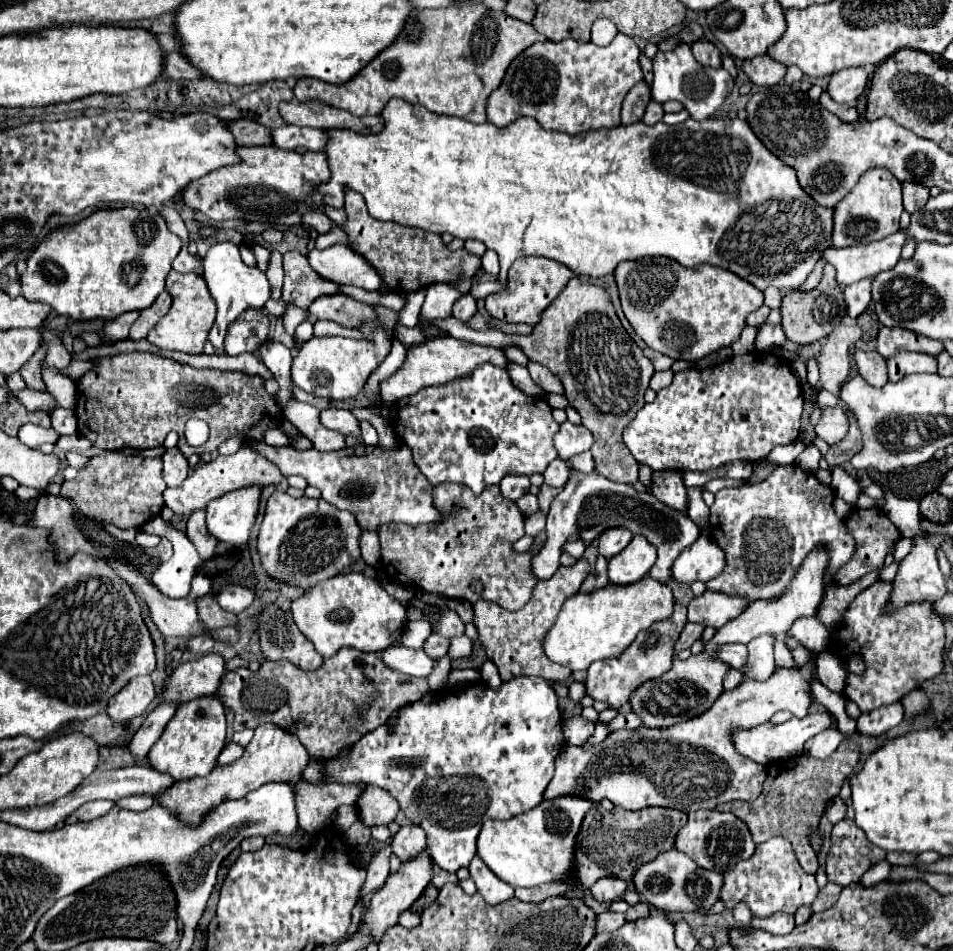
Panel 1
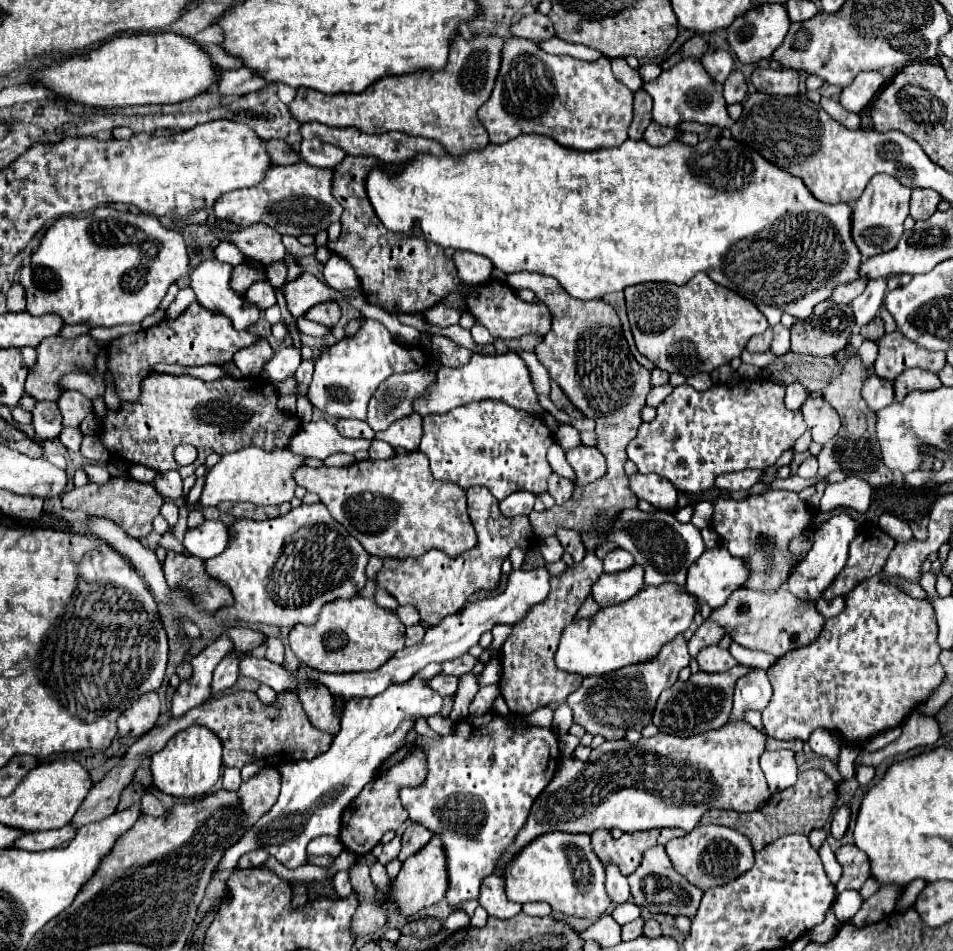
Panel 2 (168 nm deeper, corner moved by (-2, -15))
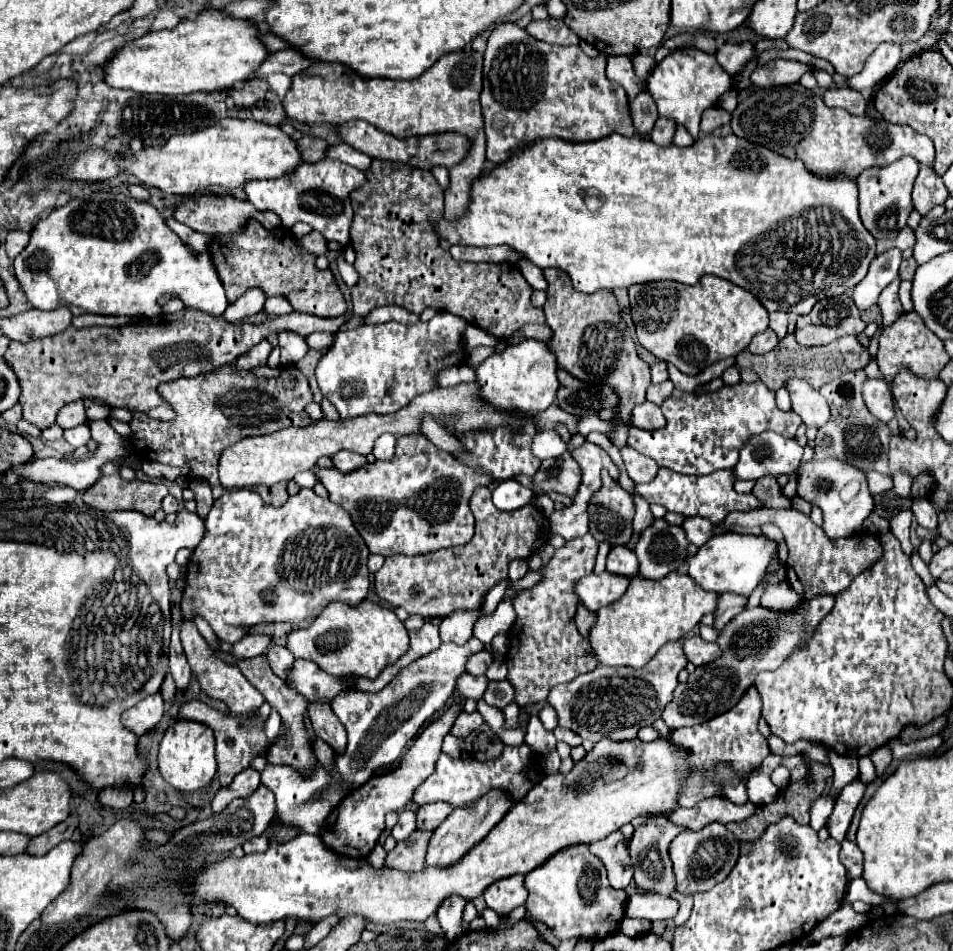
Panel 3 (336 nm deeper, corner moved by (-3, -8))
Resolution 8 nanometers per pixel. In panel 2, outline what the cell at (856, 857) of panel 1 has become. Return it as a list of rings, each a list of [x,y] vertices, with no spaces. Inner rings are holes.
[[[853,844],[839,846],[835,852],[839,864],[843,866],[843,876],[835,884],[837,892],[843,890],[859,890],[869,878],[869,858]]]

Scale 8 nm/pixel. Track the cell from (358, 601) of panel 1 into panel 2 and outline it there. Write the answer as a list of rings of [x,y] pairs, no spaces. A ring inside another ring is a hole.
[[[353,596],[349,600],[333,600],[321,608],[317,624],[297,624],[289,632],[289,644],[295,656],[319,672],[369,672],[385,664],[403,648],[405,626],[395,612],[377,606],[373,600]]]

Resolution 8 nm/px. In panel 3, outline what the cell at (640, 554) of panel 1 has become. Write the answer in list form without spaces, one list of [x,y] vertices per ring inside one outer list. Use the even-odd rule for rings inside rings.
[[[600,573],[600,575],[586,575],[582,577],[576,587],[574,593],[578,595],[580,603],[588,609],[588,611],[598,611],[600,607],[606,607],[614,601],[618,601],[626,587],[628,587],[630,579],[626,577],[614,577],[610,573]]]

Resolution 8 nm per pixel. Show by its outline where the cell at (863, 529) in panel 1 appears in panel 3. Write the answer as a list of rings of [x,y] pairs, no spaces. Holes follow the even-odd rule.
[[[754,509],[754,511],[734,511],[730,513],[724,523],[728,525],[764,525],[764,523],[774,523],[782,529],[784,541],[788,545],[788,583],[790,587],[798,589],[802,597],[812,599],[818,595],[838,595],[844,591],[850,581],[862,573],[862,569],[868,569],[878,557],[882,555],[882,549],[878,545],[878,539],[870,533],[856,533],[852,537],[844,537],[842,541],[830,541],[822,527],[814,525],[808,515],[796,511],[796,509]]]

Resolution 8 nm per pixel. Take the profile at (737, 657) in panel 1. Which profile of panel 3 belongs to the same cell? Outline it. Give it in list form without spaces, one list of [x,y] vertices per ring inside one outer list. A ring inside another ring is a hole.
[[[694,635],[694,637],[686,637],[682,639],[682,649],[684,649],[684,655],[686,659],[692,663],[692,665],[706,665],[714,659],[720,657],[720,647],[716,643],[708,643],[704,641],[702,637]]]

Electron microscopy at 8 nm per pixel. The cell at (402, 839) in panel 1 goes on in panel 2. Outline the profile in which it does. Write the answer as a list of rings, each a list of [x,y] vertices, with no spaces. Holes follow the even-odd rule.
[[[419,824],[407,826],[405,832],[403,832],[403,840],[401,840],[399,860],[405,862],[409,856],[417,854],[431,838],[433,838],[433,834],[431,834],[427,828],[423,828],[423,826],[419,826]]]

